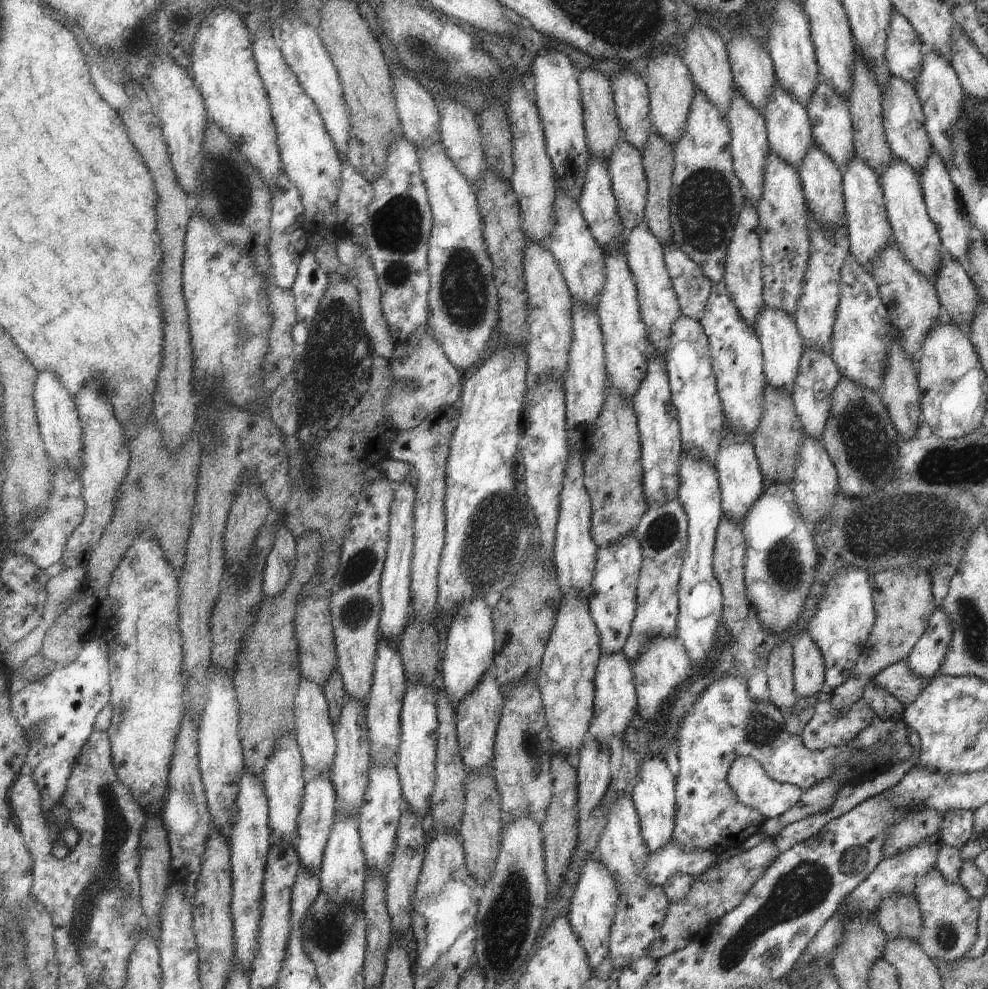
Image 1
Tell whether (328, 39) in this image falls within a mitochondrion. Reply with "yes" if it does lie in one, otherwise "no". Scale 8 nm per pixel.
no

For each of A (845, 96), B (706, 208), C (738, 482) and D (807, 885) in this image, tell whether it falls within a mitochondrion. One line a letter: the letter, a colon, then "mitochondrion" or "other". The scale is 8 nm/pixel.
A: other
B: mitochondrion
C: other
D: mitochondrion

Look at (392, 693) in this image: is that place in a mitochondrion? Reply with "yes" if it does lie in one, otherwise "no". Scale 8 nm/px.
no

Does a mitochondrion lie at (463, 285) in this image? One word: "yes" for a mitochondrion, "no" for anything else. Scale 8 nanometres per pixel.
yes

